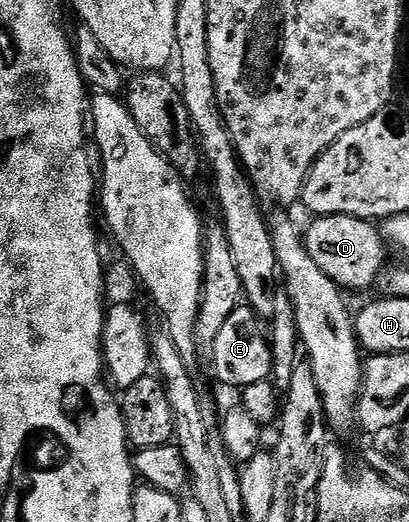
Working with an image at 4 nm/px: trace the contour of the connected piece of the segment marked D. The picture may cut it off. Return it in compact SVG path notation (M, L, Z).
M321 215L310 221L312 223L305 227L305 246L309 257L317 261L317 269L321 269L325 277L329 277L339 288L346 289L348 292L371 289L374 279L388 262L389 247L380 234L380 228L374 222L348 215Z

